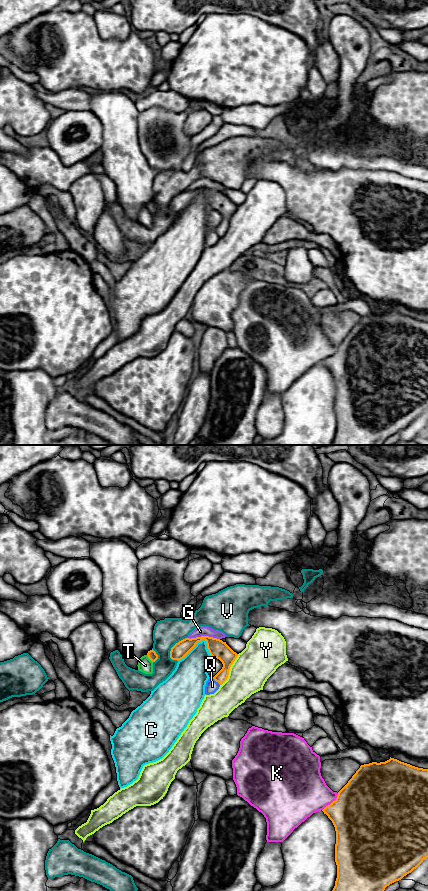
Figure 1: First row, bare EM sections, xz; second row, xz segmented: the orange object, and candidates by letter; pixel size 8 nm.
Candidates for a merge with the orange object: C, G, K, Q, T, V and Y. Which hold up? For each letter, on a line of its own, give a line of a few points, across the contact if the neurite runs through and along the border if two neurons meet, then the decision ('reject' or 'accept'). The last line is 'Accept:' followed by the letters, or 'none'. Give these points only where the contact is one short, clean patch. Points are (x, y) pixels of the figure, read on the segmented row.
C: reject
G: reject
K: reject
Q: line xz (212, 678), (220, 684); reject
T: reject
V: reject
Y: line xz (238, 654), (230, 667), (228, 677), (220, 685); reject
Accept: none

